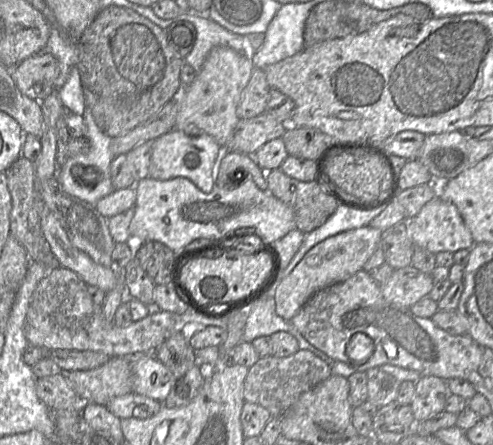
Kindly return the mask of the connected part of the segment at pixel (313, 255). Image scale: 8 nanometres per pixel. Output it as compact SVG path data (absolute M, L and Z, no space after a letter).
M365 226L328 237L313 246L277 286L274 296L276 313L290 321L312 295L363 270L366 262L381 245L383 235L382 230Z

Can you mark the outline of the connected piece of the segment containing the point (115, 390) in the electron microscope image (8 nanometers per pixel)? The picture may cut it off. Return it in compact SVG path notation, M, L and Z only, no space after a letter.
M110 358L95 369L64 374L84 402L106 406L113 398L133 391L132 367L128 358Z

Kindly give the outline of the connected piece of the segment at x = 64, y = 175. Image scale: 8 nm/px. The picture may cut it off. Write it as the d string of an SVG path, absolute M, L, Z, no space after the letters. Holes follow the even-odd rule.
M86 106L84 114L82 115L86 125L86 137L90 142L88 152L76 156L68 157L65 163L59 168L57 172L57 180L62 189L67 194L74 196L80 200L86 201L95 205L101 198L110 194L114 189L110 178L110 164L114 156L110 150L112 138L104 134L96 125L90 109ZM80 174L79 182L85 186L92 186L85 188L77 182L77 175ZM93 178L97 180L94 181Z

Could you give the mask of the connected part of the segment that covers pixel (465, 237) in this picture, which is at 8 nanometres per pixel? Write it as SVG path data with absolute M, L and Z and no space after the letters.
M434 197L409 221L410 236L415 247L434 254L470 250L475 241L458 208Z

